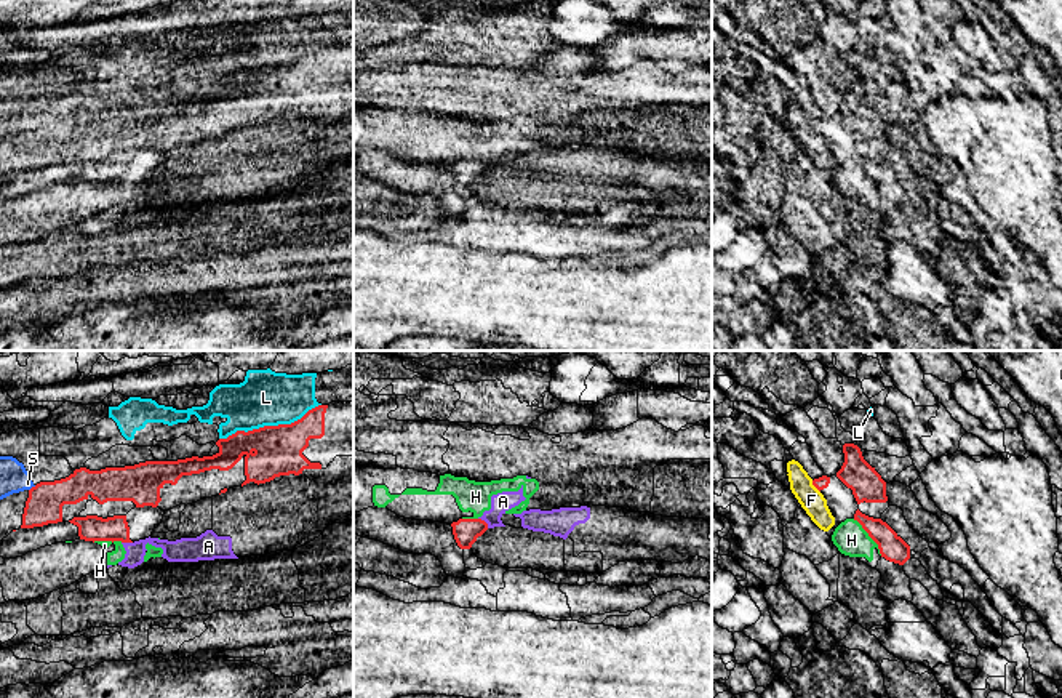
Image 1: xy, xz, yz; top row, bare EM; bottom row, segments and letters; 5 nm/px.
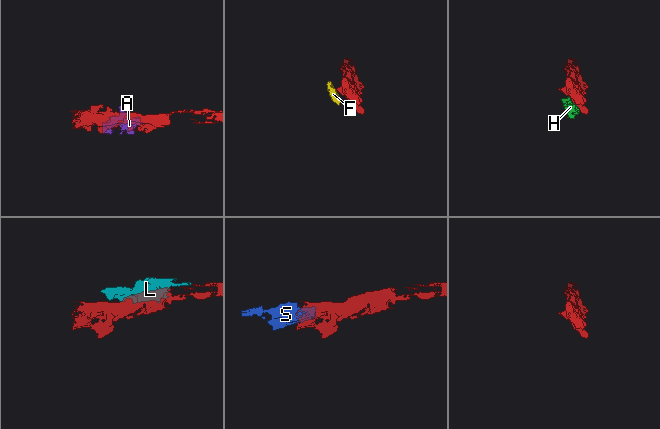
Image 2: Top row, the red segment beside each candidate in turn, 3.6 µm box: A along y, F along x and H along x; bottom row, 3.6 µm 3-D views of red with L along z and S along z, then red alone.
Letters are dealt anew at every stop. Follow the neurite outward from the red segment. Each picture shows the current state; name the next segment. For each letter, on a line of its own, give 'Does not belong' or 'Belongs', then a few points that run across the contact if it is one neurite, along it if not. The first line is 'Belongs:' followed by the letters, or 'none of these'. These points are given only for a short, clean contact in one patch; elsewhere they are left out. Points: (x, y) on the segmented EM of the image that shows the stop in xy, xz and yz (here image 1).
Belongs: none of these
A: Does not belong. Line: xz (479, 517), (488, 527)
F: Does not belong. Line: yz (811, 481), (819, 492)
H: Does not belong. Line: yz (853, 519), (882, 554)
L: Does not belong
S: Does not belong. Line: xy (35, 485), (29, 490)

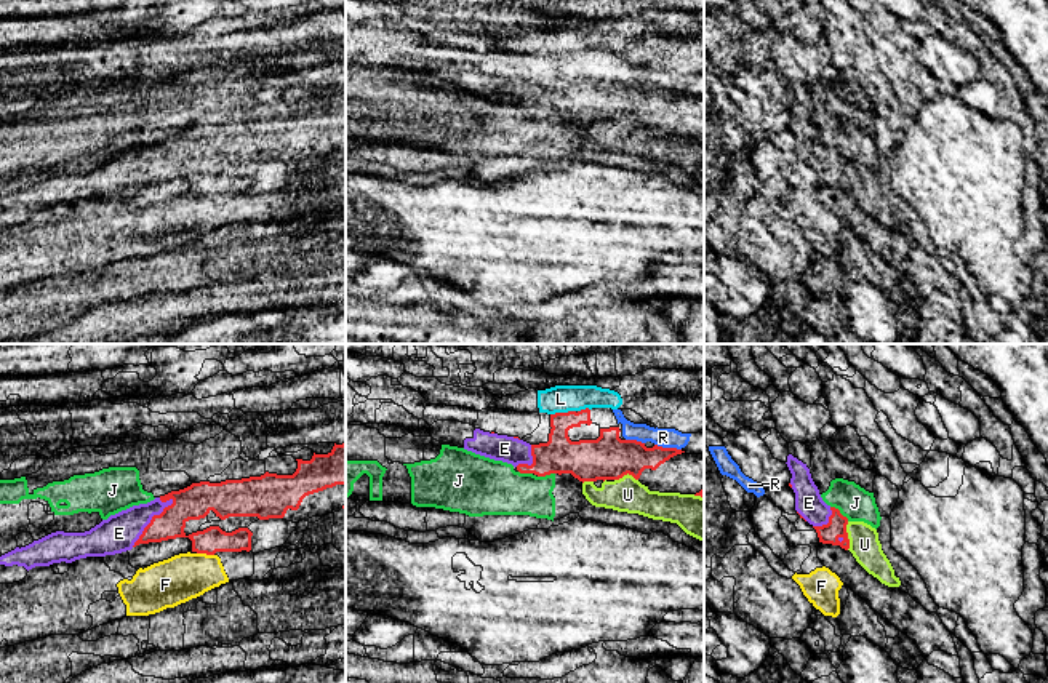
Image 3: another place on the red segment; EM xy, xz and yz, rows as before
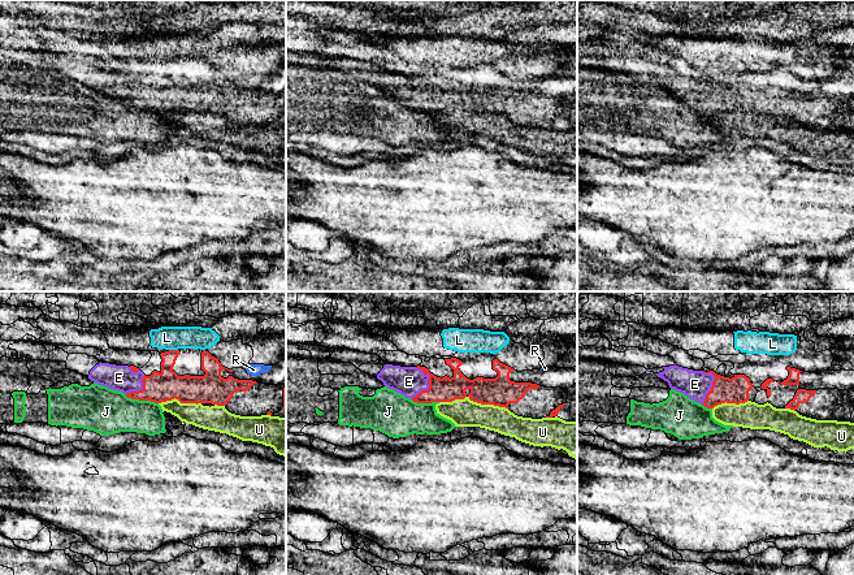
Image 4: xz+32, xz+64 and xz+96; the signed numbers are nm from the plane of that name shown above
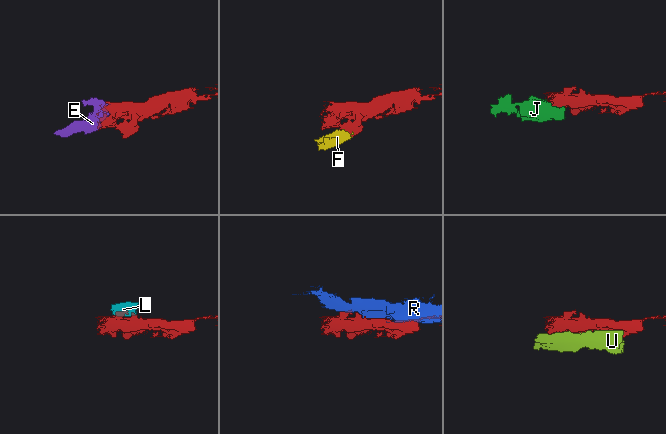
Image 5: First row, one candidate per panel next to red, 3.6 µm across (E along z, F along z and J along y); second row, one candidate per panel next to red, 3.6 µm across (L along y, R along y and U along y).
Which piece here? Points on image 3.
Belongs: E
E: Belongs
F: Does not belong. Line: xy (197, 552), (213, 555)
J: Does not belong. Line: yz (831, 506), (848, 520)
L: Does not belong. Line: xz (575, 410), (551, 415)
R: Does not belong
U: Does not belong

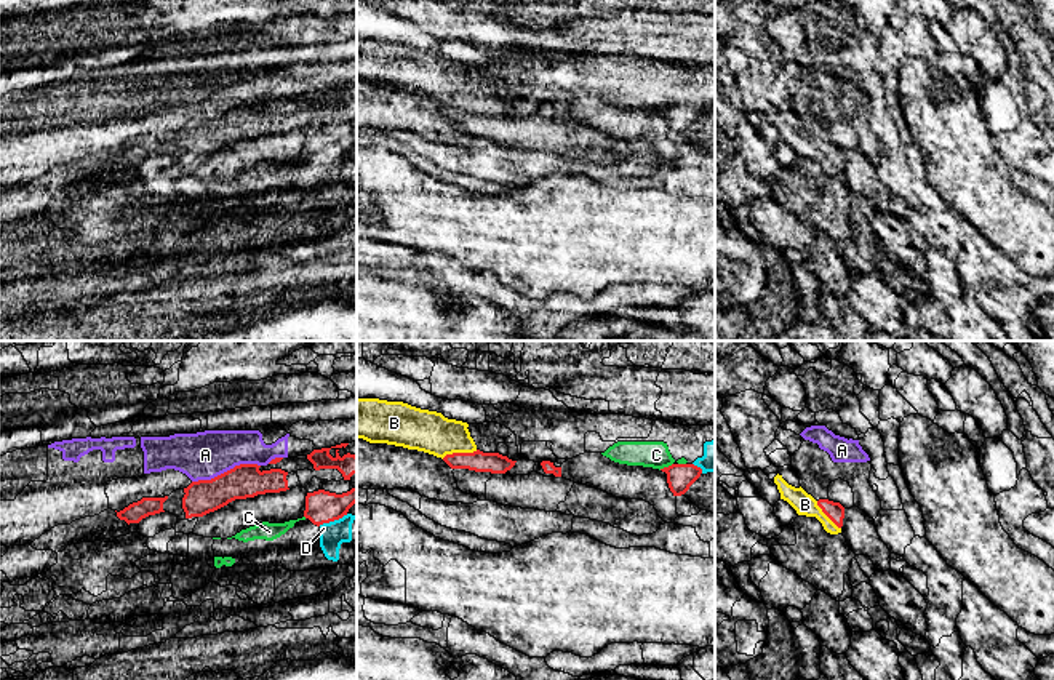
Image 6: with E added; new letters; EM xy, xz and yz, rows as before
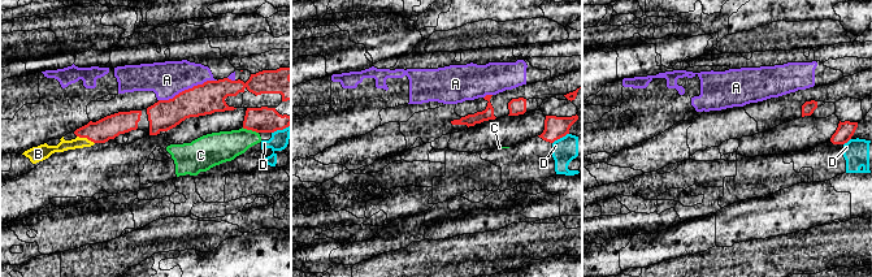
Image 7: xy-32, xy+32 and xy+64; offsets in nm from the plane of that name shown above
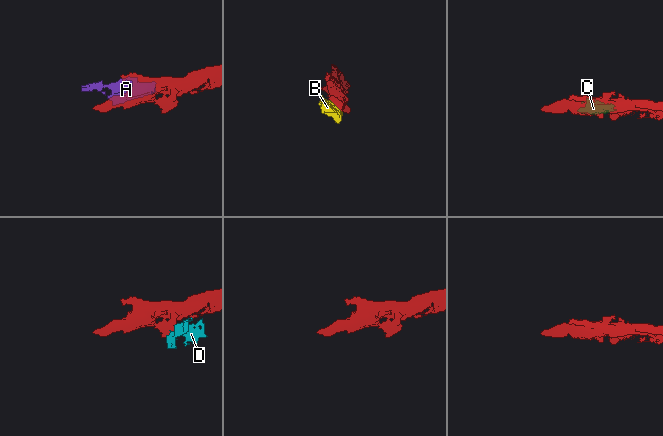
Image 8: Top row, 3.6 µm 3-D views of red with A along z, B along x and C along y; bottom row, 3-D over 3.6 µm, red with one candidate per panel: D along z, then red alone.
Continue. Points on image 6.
Belongs: B
A: Does not belong. Line: xy (259, 464), (235, 464), (210, 479), (192, 482)
B: Belongs. Line: xz (479, 461), (459, 453), (443, 437), (426, 431)
C: Does not belong. Line: xz (672, 463), (659, 469)
D: Does not belong. Line: xy (347, 514), (319, 525)

